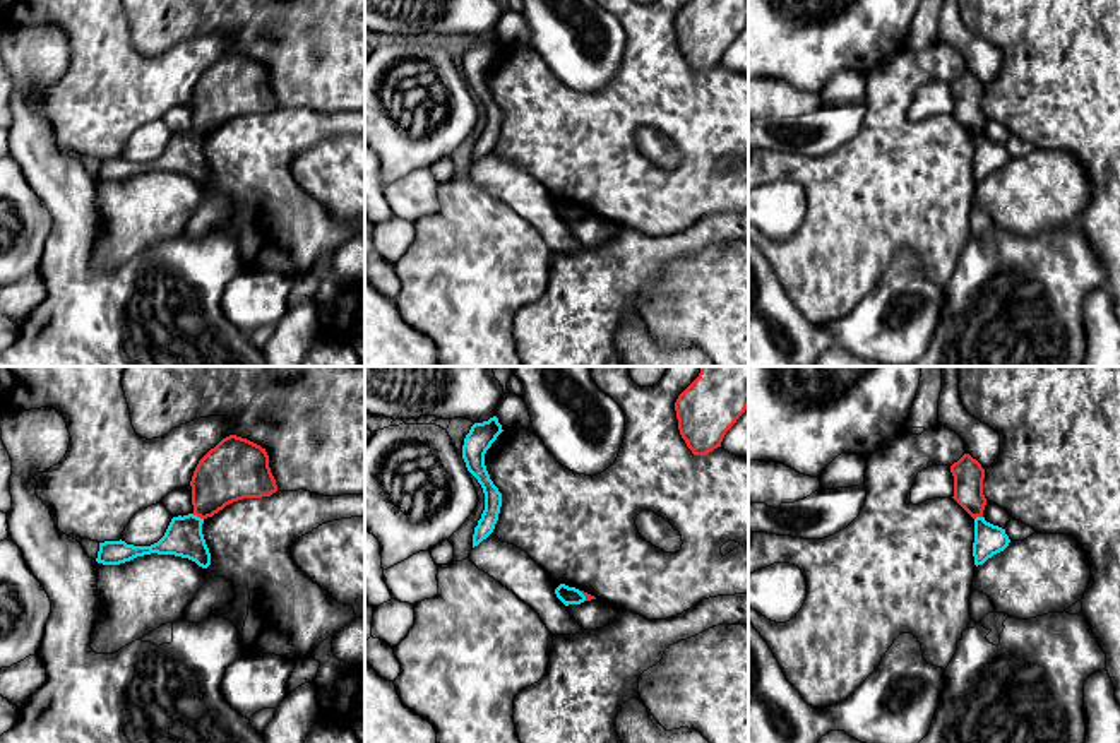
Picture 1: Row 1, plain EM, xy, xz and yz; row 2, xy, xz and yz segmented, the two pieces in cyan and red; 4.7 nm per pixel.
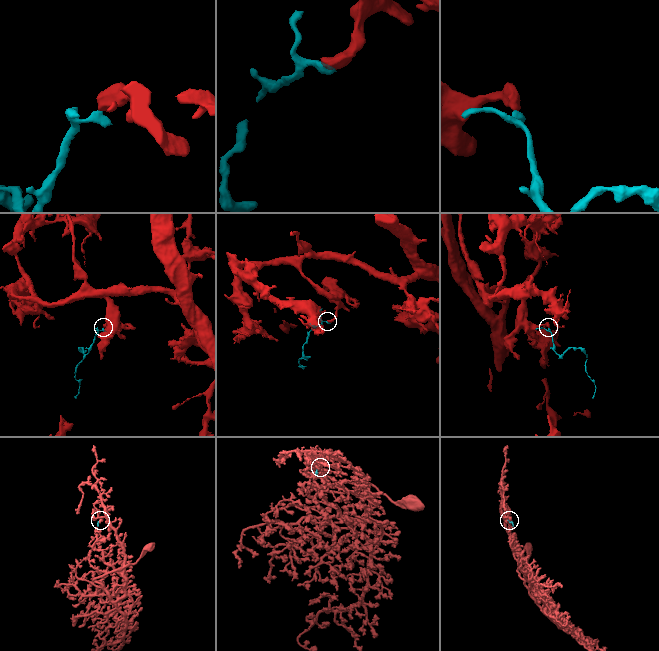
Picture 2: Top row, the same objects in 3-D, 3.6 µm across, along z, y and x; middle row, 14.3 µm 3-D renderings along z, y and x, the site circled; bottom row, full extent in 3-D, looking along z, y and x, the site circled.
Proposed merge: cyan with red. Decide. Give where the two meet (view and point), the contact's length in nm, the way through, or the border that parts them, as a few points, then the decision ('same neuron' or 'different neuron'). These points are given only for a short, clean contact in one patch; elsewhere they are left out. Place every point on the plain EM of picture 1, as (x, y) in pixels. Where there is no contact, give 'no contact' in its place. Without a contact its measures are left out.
contact xy (196, 132); length 60 nm; border xy (192, 130), (202, 136); different neuron

